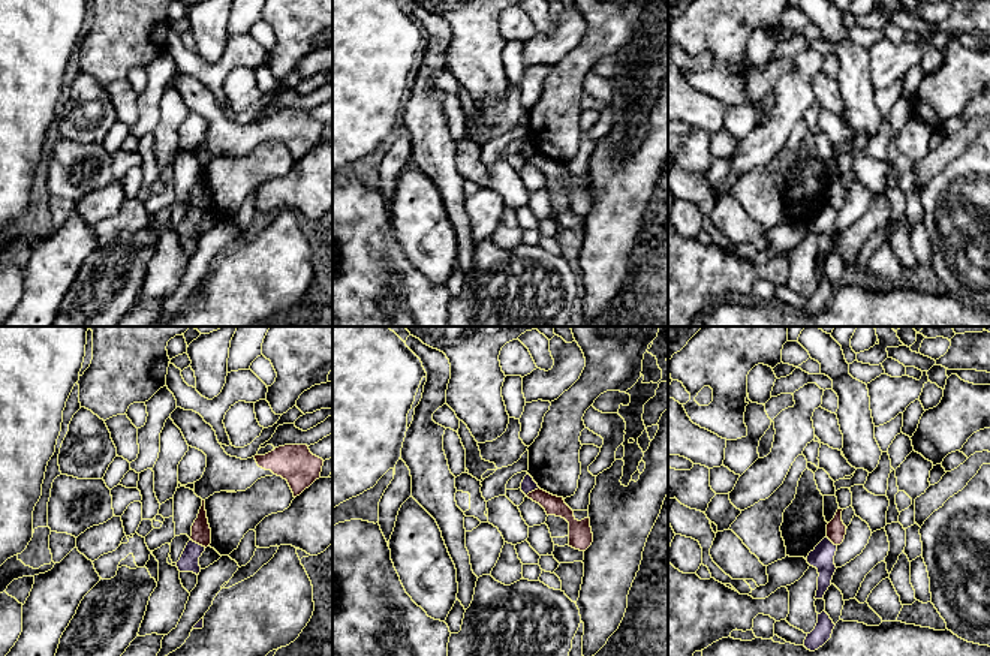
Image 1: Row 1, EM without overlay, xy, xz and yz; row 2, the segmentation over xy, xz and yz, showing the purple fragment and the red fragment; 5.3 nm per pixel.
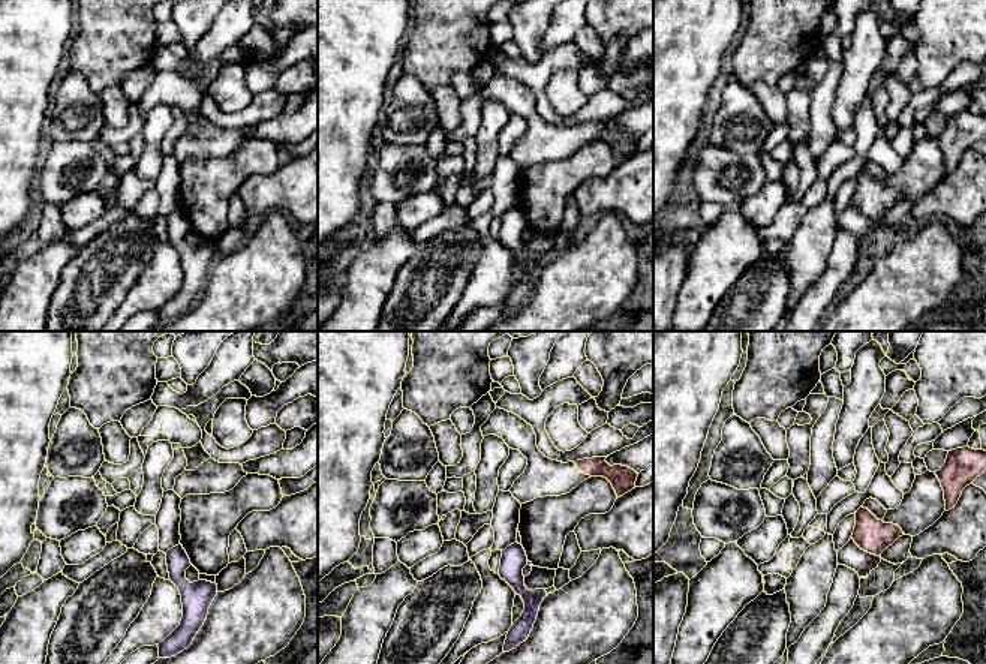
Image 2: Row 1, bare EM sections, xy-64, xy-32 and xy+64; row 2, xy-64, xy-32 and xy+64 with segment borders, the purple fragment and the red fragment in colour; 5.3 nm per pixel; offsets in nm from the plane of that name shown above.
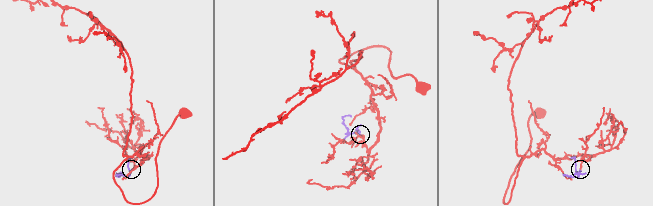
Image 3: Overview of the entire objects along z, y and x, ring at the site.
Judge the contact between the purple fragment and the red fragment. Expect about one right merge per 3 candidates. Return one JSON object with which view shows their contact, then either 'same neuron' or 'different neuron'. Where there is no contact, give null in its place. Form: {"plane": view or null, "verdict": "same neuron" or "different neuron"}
{"plane": "xy", "verdict": "different neuron"}

